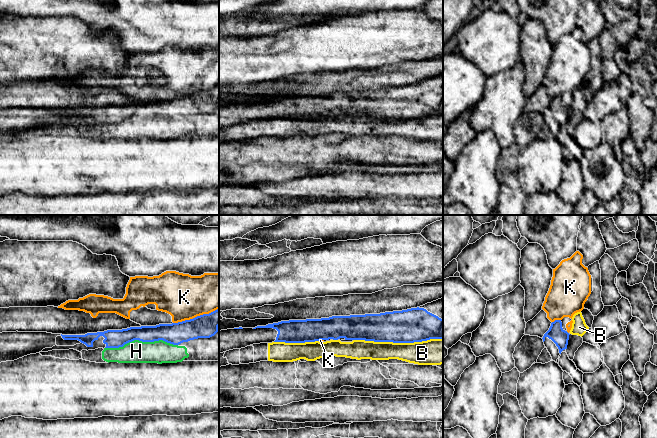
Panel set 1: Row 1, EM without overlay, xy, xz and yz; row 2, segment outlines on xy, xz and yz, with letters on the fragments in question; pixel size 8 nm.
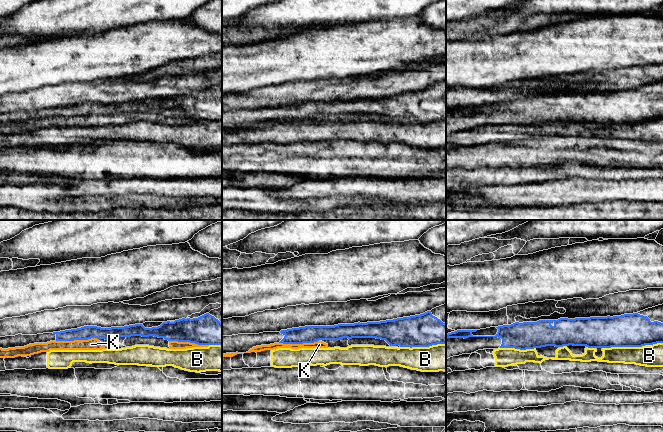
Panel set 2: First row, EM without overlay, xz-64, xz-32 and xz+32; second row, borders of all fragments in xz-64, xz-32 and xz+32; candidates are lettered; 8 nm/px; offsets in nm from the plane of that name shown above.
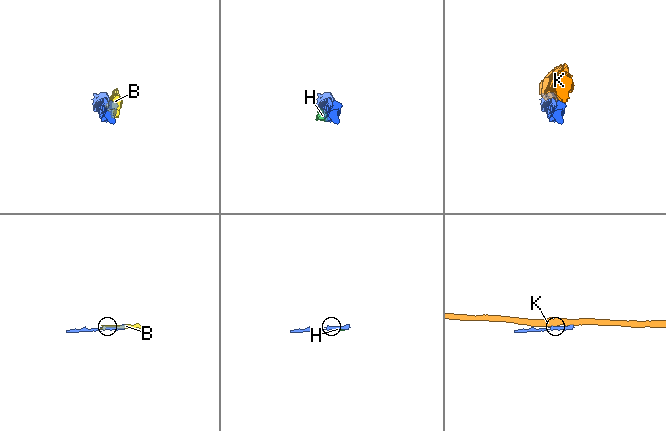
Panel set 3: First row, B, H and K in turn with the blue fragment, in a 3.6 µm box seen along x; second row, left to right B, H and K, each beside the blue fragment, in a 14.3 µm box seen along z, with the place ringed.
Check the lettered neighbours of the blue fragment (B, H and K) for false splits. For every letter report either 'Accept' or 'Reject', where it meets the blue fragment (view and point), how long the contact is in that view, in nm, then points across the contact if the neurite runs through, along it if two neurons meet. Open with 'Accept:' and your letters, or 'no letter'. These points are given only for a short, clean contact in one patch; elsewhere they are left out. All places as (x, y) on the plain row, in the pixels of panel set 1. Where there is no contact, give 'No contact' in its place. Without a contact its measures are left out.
Accept: H
B: Reject. Touches blue at xz (397, 118). Shared border 700 nm
H: Accept. Touches blue at xy (141, 116). Shared border 600 nm
K: Reject. Touches blue at xy (195, 93). Shared border 380 nm

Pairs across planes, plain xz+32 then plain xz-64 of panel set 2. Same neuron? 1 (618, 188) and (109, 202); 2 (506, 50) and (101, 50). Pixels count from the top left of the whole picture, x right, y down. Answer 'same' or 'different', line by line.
1: different
2: same

